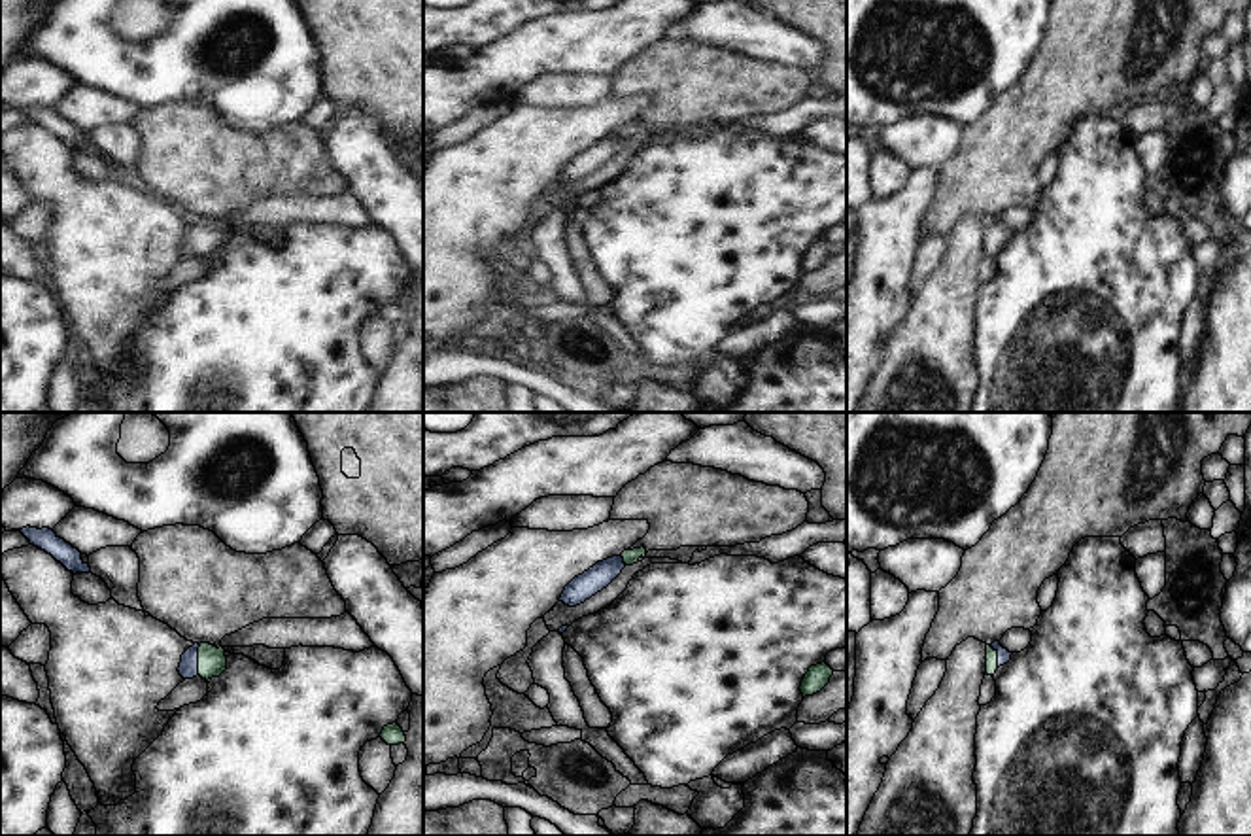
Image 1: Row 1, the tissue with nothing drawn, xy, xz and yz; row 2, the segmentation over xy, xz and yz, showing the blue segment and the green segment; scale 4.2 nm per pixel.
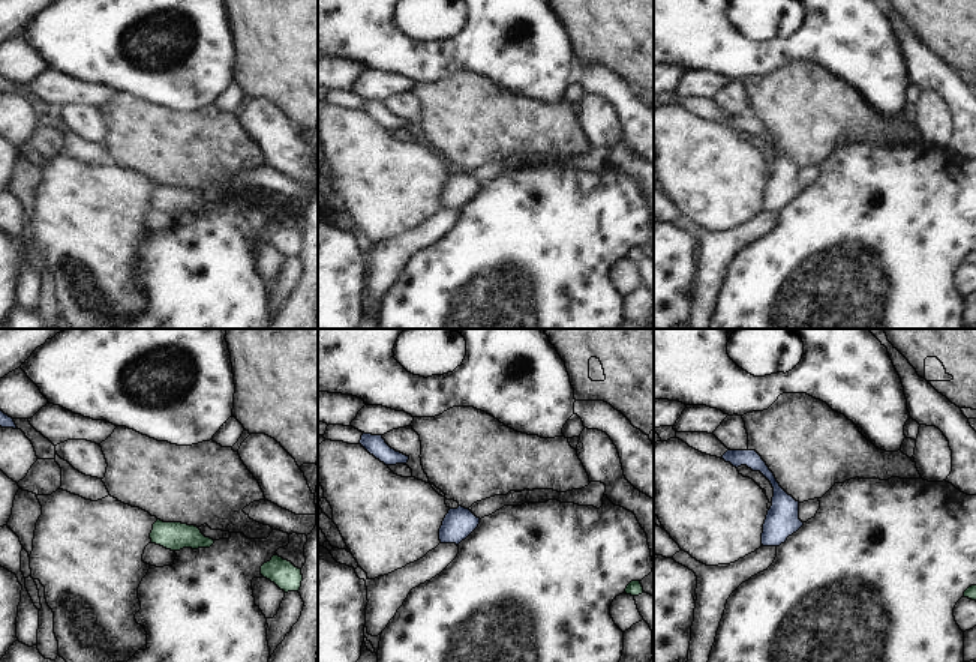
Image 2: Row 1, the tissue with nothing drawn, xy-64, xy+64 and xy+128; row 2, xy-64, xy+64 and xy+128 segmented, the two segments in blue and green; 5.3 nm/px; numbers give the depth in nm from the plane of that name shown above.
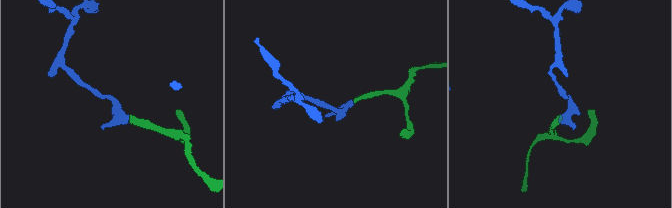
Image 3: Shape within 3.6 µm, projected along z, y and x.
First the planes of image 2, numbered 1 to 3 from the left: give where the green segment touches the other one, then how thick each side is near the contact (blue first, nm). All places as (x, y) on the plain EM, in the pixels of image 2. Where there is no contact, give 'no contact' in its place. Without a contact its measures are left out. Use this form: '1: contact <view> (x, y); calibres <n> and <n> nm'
1: no contact
2: no contact
3: no contact

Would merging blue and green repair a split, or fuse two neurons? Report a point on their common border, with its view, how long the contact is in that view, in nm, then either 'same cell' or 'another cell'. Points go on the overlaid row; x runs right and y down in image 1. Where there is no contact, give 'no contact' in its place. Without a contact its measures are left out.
meets blue in xy at (197, 661); contact 130 nm long; same cell

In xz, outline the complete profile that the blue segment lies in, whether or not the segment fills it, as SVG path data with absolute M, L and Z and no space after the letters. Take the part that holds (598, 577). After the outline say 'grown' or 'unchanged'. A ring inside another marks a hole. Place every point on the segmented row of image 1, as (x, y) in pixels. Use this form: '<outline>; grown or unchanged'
M646 549L624 550L620 556L607 558L597 562L593 567L574 577L563 590L559 601L569 607L576 607L607 588L626 566L633 566L639 558L646 558Z; grown

